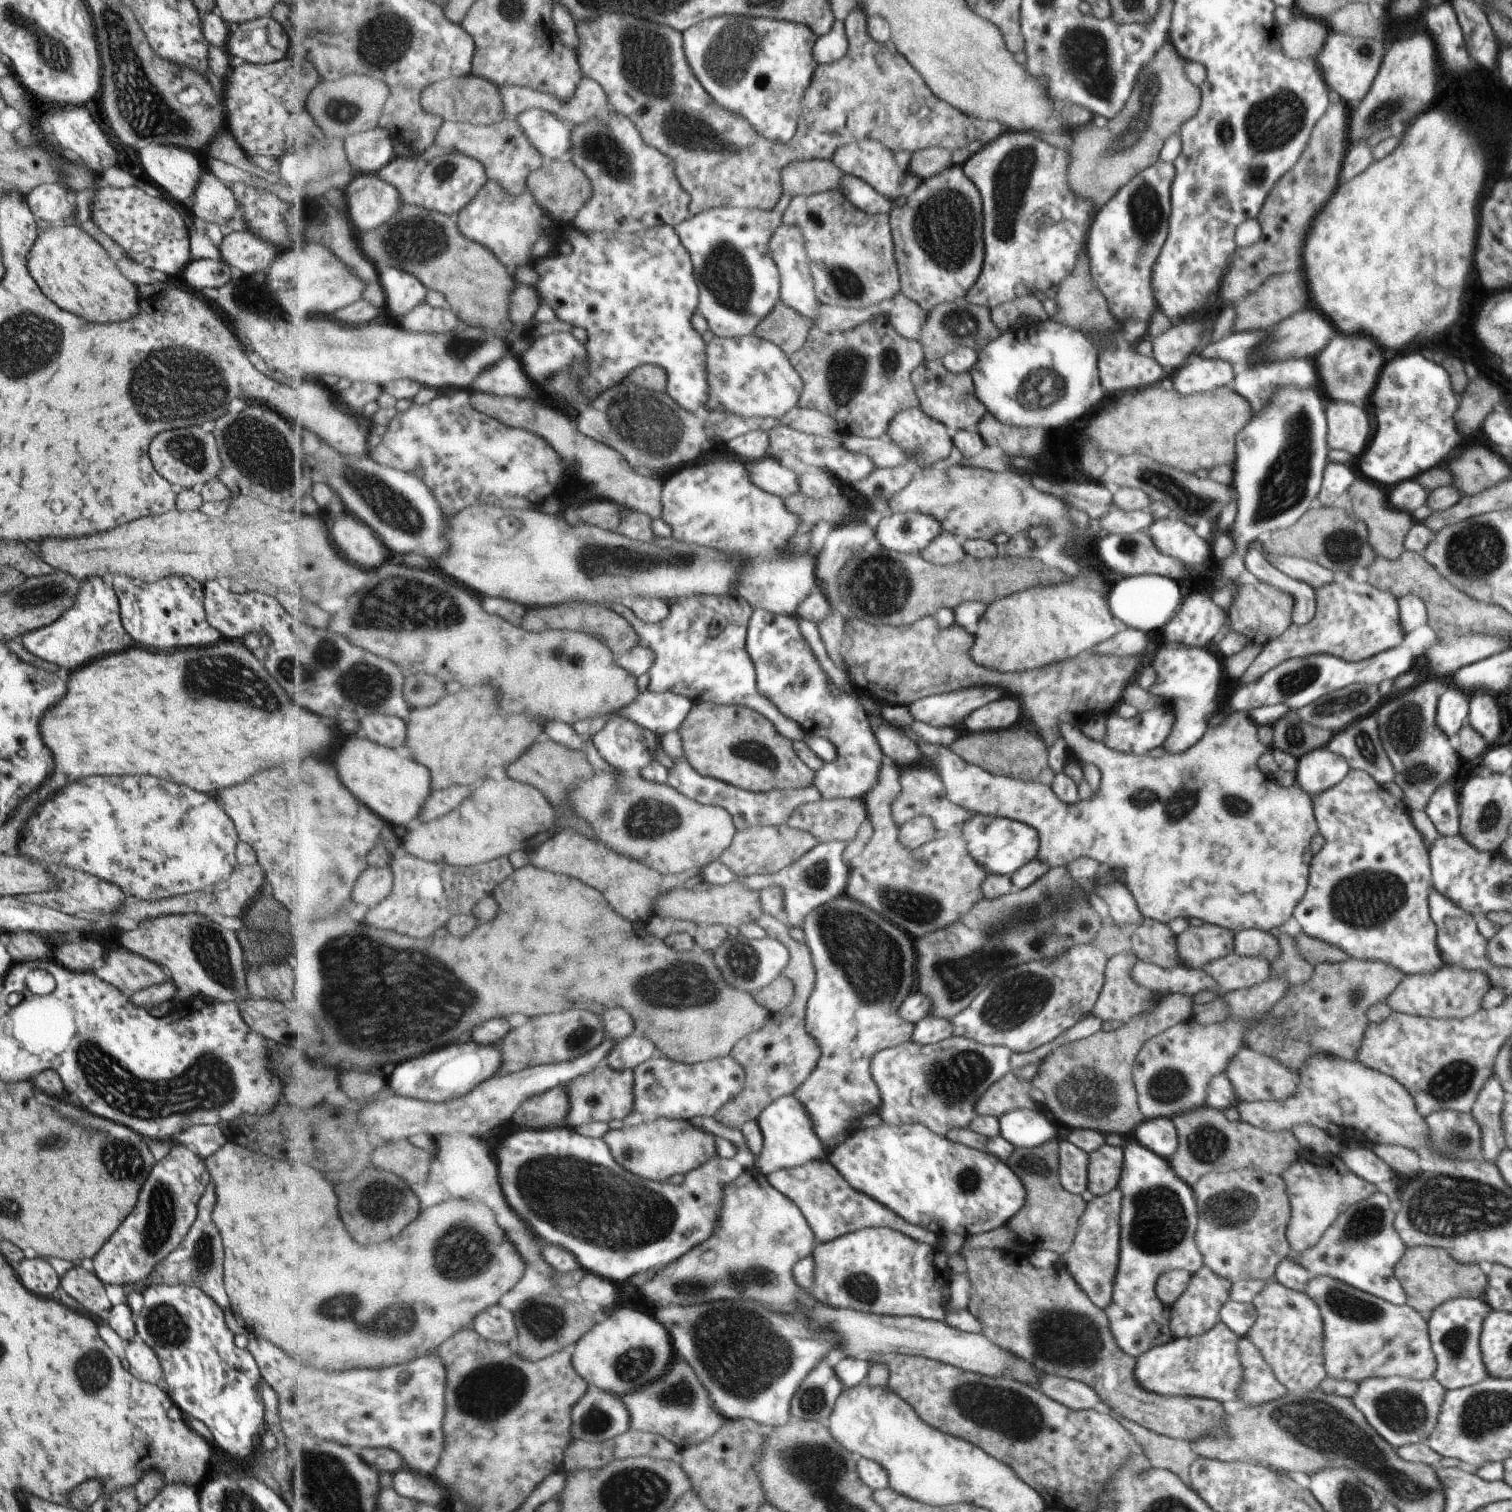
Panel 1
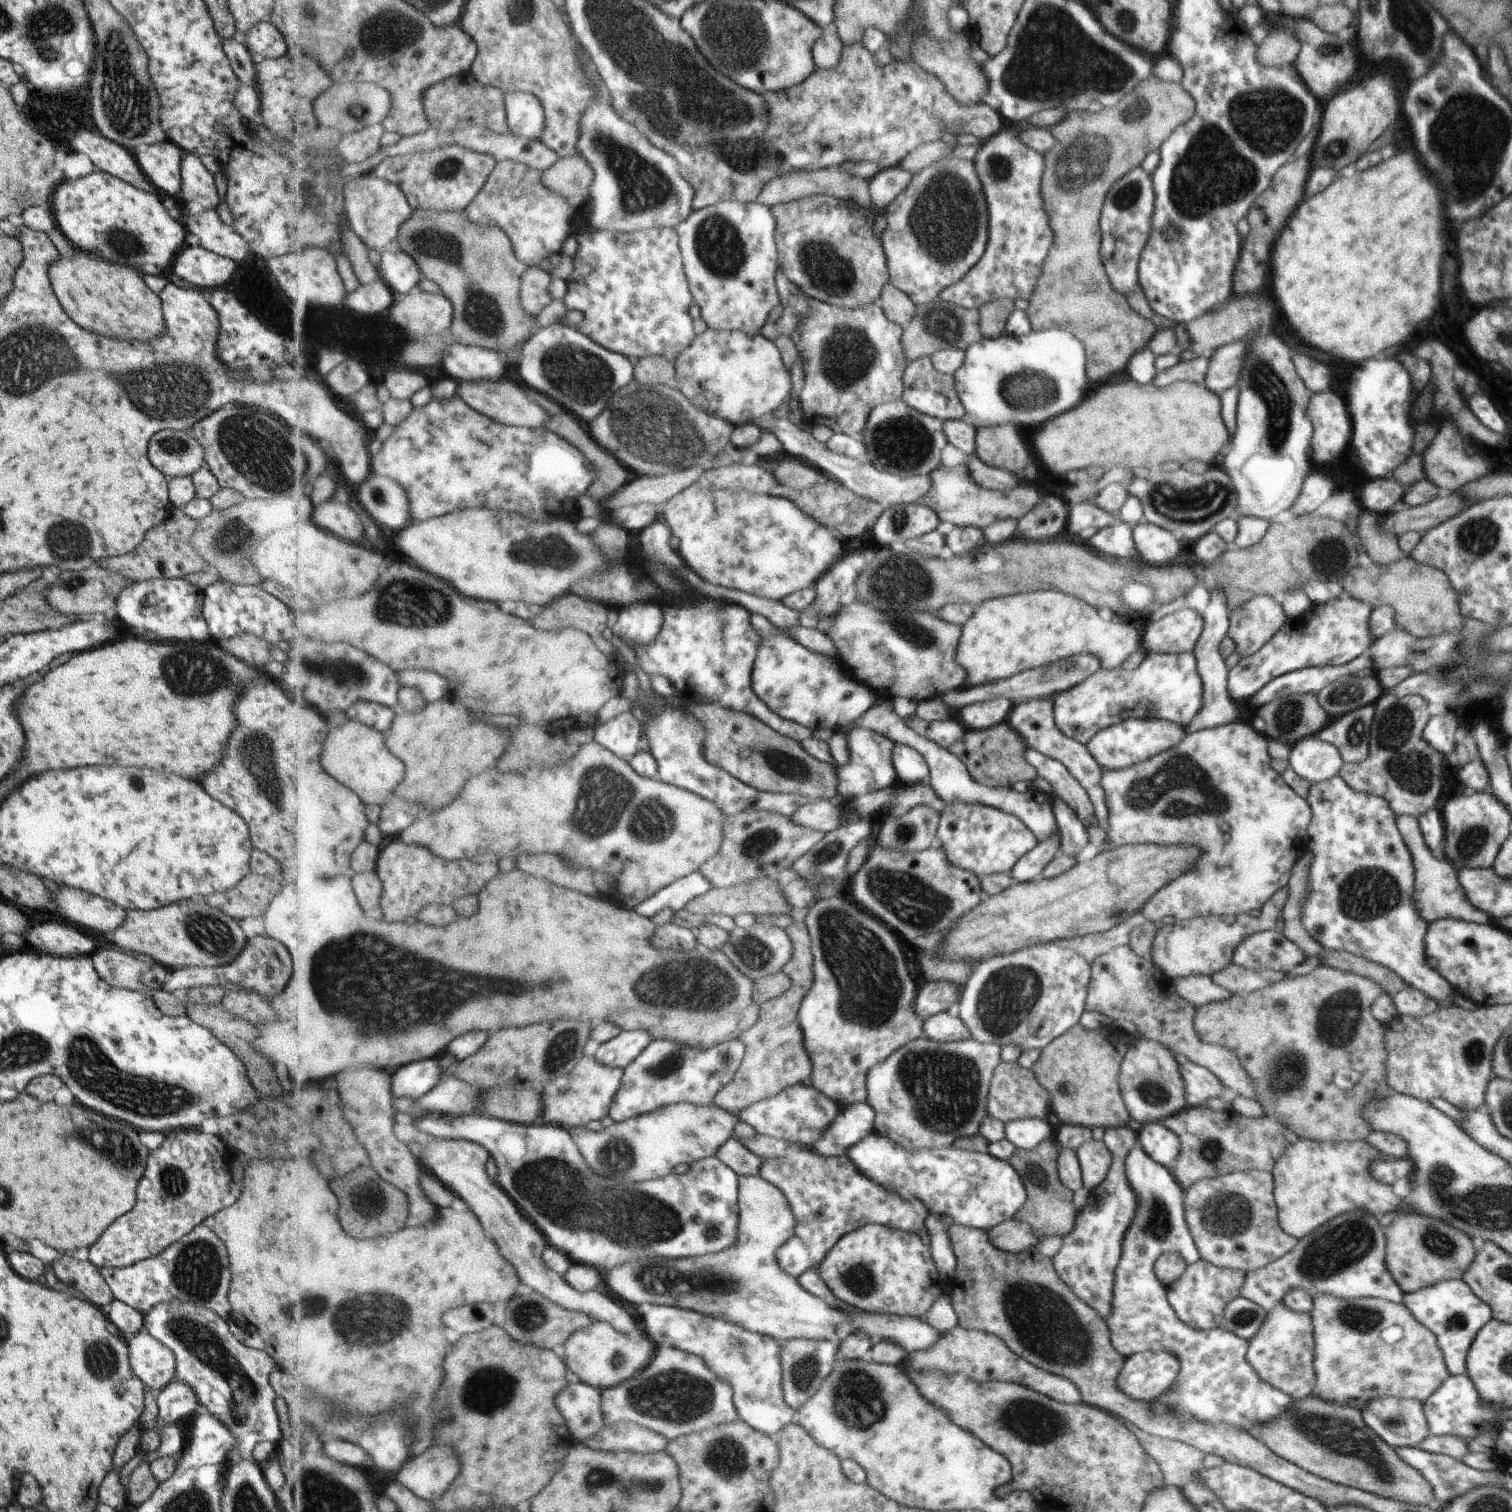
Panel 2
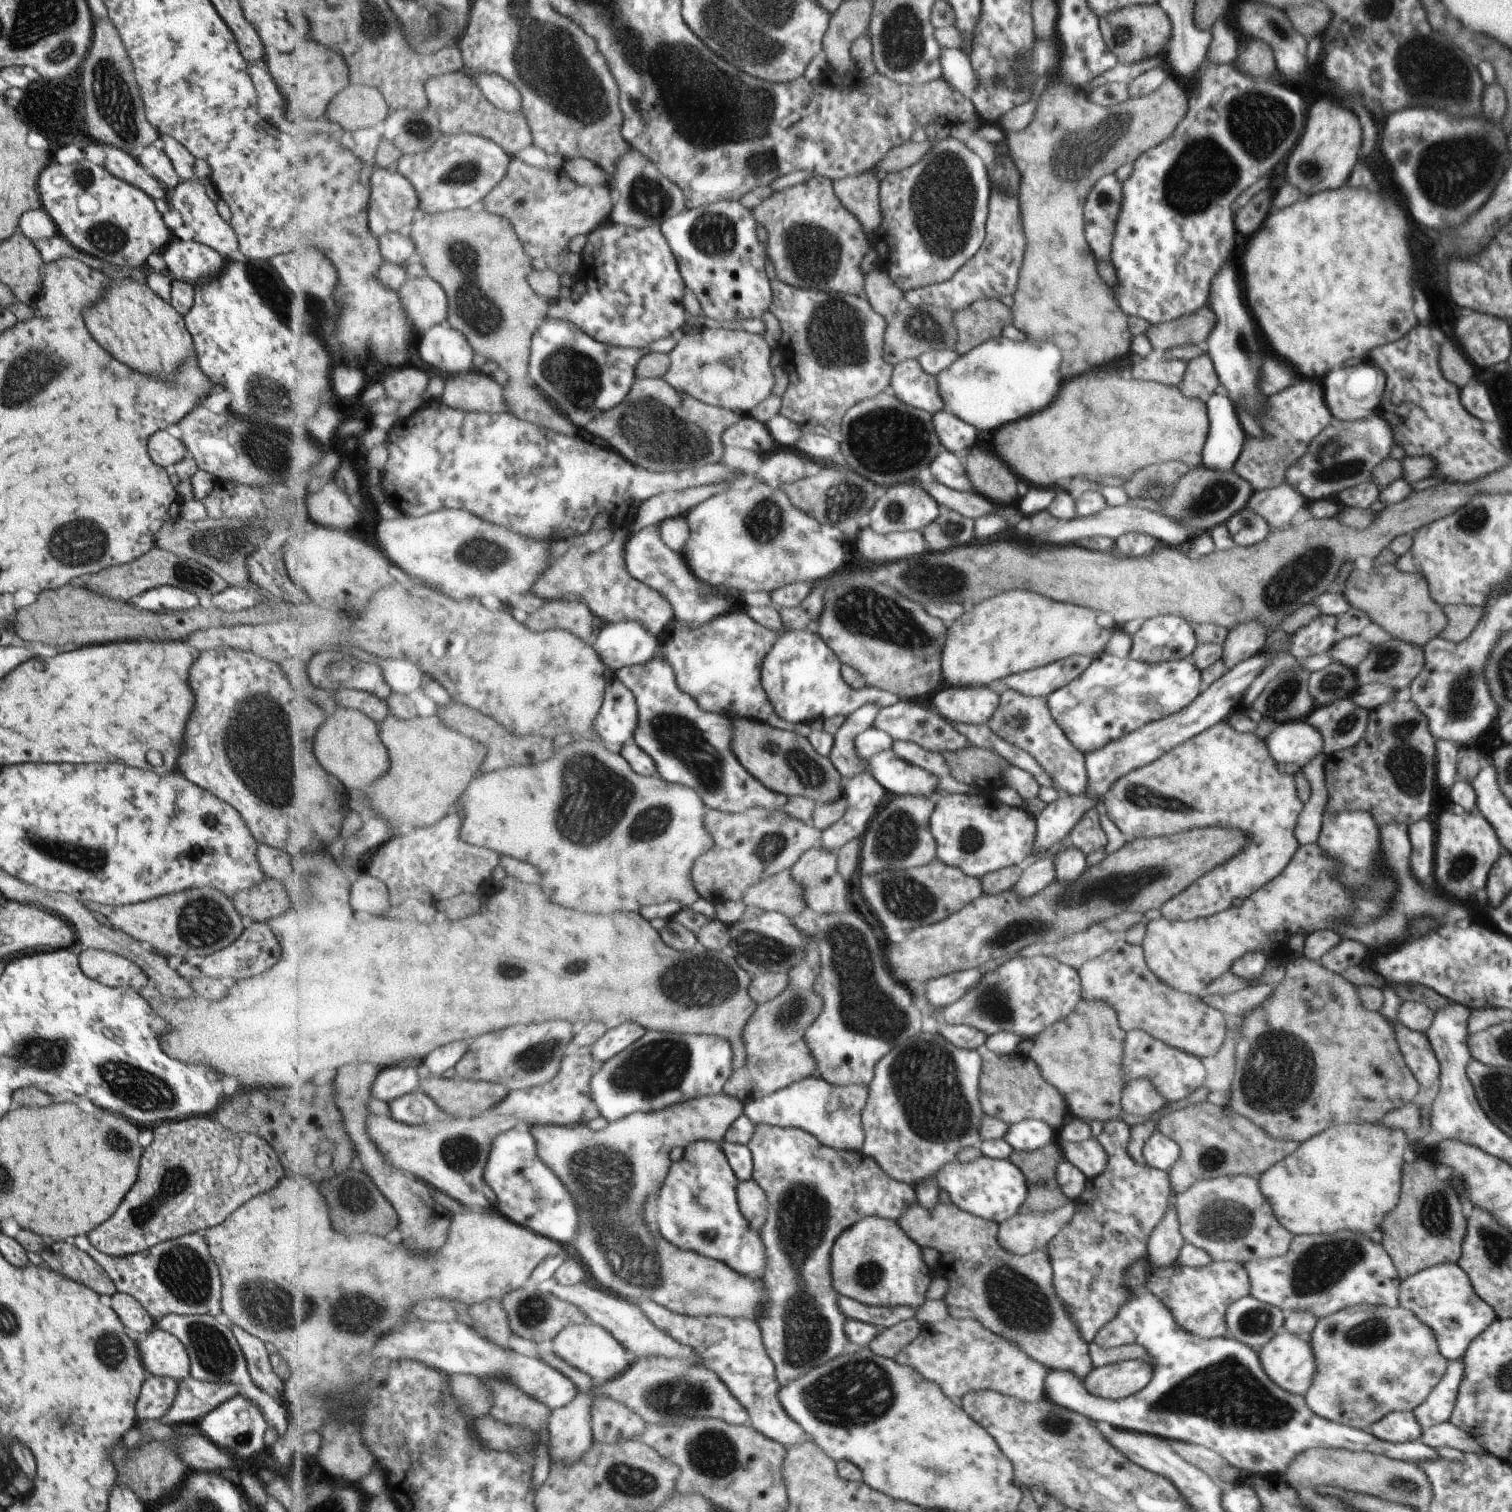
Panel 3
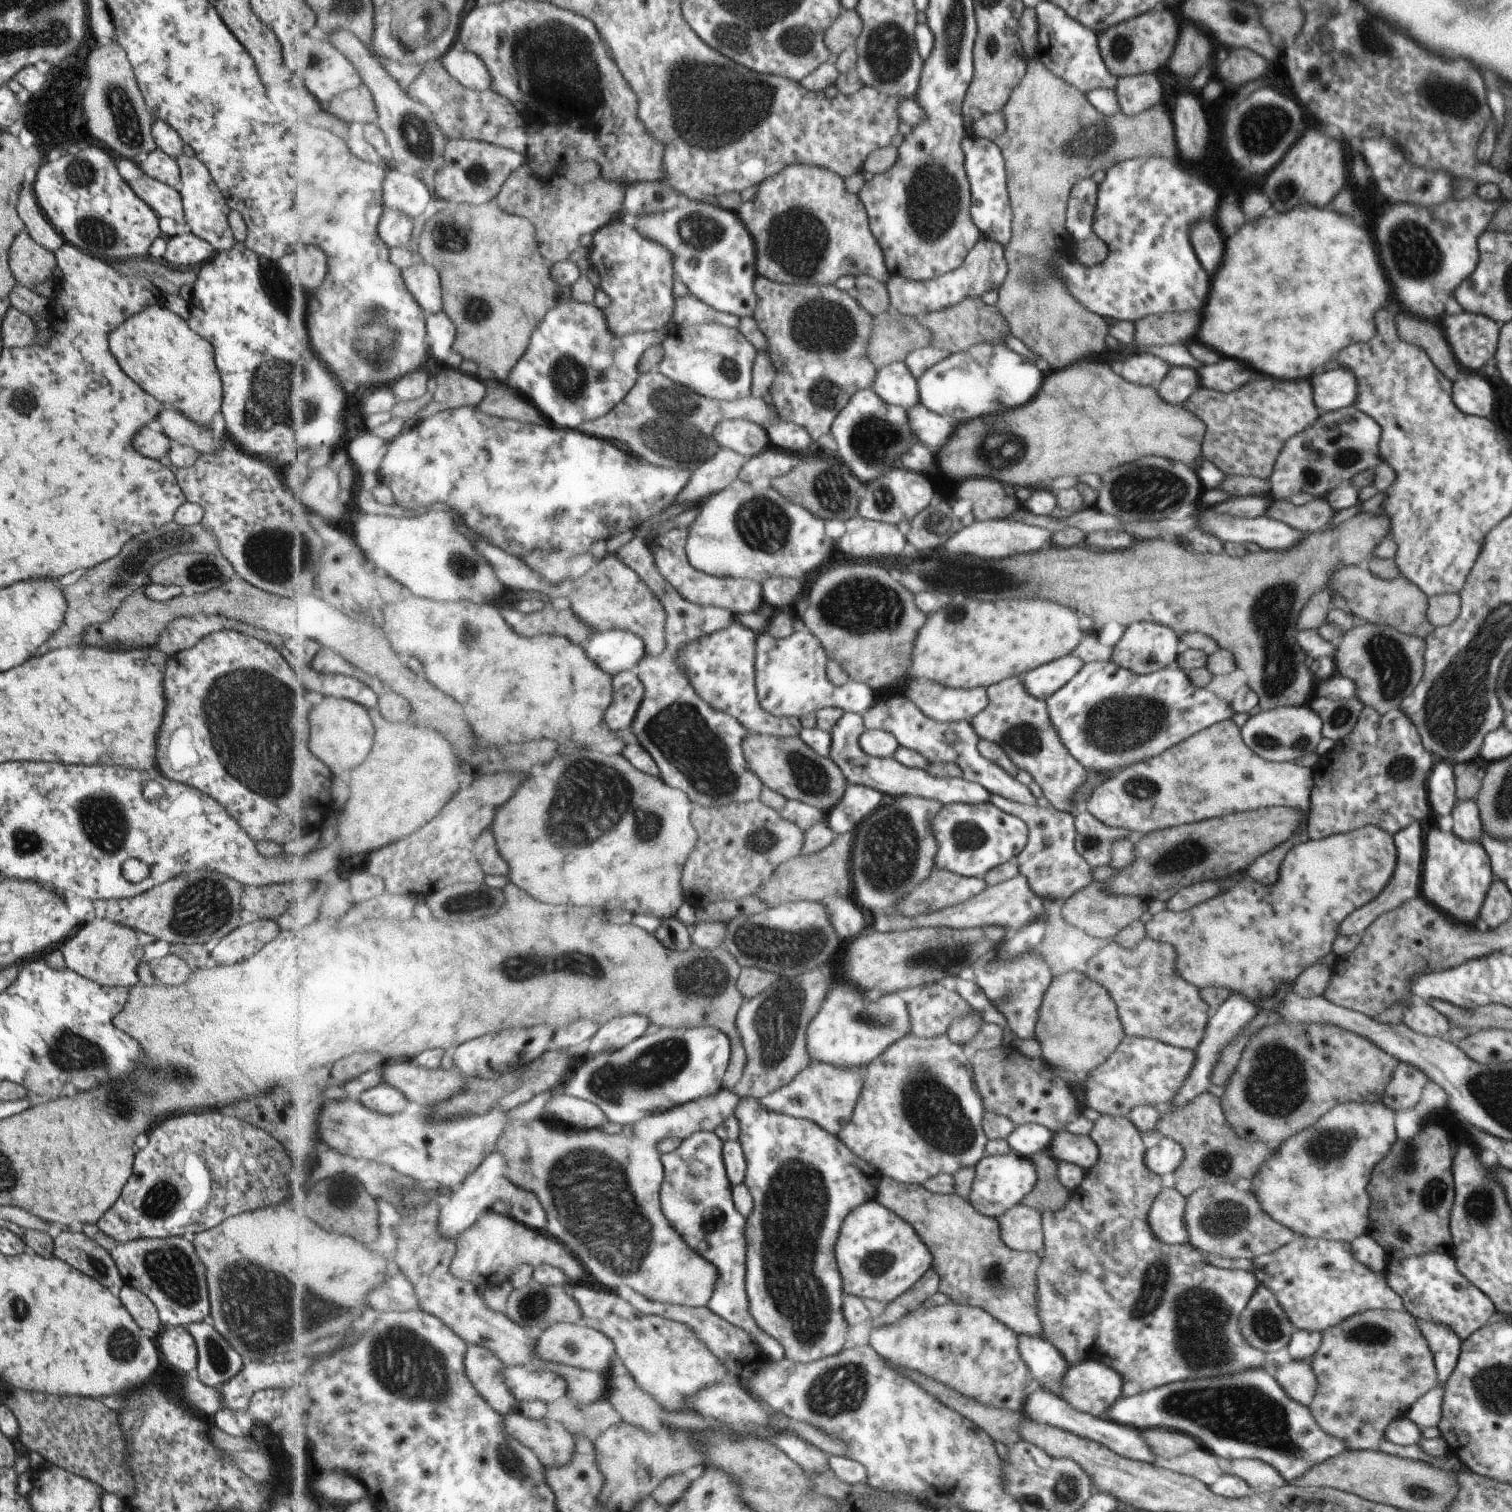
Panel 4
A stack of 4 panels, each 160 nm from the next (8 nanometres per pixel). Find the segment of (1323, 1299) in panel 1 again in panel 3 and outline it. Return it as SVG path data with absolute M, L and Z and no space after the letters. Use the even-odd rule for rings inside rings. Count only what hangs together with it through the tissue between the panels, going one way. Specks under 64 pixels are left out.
M1355 1305L1331 1316L1316 1319L1309 1334L1315 1374L1303 1398L1318 1417L1366 1431L1393 1411L1412 1411L1440 1382L1447 1360L1439 1351L1435 1334L1408 1309Z

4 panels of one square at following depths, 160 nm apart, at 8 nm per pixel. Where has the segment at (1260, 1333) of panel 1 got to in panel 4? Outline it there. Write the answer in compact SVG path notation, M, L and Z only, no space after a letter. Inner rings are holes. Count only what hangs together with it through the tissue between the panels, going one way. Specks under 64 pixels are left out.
M1289 1359L1287 1363L1276 1362L1274 1364L1274 1378L1288 1397L1299 1402L1299 1404L1308 1406L1312 1403L1317 1387L1310 1360Z

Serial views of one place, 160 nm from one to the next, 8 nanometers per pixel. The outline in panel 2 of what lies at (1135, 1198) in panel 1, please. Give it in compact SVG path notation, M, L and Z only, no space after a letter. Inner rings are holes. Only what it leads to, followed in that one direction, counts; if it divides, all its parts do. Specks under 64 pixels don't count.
M1139 1143L1127 1153L1124 1173L1139 1197L1139 1207L1132 1216L1131 1226L1125 1231L1121 1258L1114 1268L1112 1298L1108 1317L1104 1320L1111 1346L1125 1358L1143 1351L1172 1353L1180 1358L1183 1371L1180 1372L1179 1382L1150 1400L1155 1413L1168 1413L1177 1421L1224 1422L1246 1433L1253 1433L1257 1430L1256 1425L1266 1425L1284 1415L1293 1406L1294 1400L1288 1393L1262 1380L1252 1368L1248 1341L1236 1337L1222 1326L1197 1330L1176 1315L1164 1286L1157 1280L1155 1264L1165 1251L1178 1252L1187 1264L1200 1258L1188 1231L1185 1208L1181 1208L1181 1187Z

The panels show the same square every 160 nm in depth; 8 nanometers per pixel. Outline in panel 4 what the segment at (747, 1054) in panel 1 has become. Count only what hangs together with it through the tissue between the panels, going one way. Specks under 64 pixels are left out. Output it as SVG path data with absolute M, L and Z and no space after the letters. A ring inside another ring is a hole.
M830 967L813 968L810 973L782 978L776 986L746 1000L737 1025L748 1053L748 1066L741 1083L734 1089L736 1094L762 1099L789 1085L801 1072L817 1064L808 1050L807 1029L823 1008L831 976Z

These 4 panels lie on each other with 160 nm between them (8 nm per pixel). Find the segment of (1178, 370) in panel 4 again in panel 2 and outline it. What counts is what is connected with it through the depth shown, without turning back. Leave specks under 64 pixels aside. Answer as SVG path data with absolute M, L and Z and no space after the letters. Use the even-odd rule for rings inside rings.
M1241 342L1229 344L1229 346L1219 346L1211 354L1211 358L1208 358L1207 375L1204 376L1202 385L1215 394L1219 394L1227 386L1233 386L1237 382L1241 358L1243 358Z

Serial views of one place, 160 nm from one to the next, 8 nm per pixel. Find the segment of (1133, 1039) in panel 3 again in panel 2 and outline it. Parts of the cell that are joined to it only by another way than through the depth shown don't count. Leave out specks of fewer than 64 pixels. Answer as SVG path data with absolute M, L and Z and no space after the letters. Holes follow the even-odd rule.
M1183 1057L1176 1058L1181 1068L1181 1076L1185 1084L1186 1106L1204 1105L1207 1098L1216 1098L1221 1092L1221 1084L1209 1069L1195 1064Z

